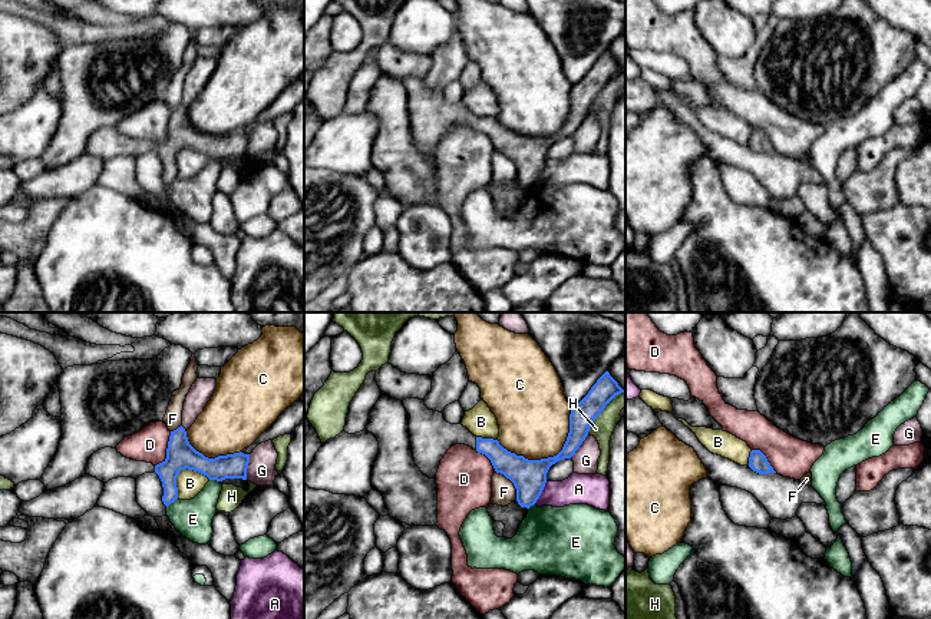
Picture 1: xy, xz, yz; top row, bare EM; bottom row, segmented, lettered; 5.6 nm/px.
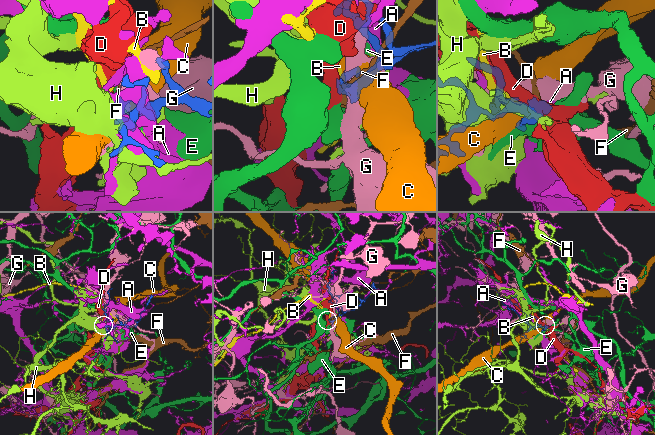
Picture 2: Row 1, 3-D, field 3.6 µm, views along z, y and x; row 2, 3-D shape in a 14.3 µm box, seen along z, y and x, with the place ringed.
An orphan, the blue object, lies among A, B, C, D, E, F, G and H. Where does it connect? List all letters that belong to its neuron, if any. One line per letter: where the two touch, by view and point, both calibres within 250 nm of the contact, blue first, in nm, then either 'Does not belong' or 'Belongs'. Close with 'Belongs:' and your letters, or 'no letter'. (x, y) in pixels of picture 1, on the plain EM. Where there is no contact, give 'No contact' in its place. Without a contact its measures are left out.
A: Touches blue at xz (541, 171). Thickness 190 nm (blue) against 180 nm. Does not belong
B: Touches blue at xy (181, 148). Thickness 160 nm (blue) against 150 nm. Does not belong
C: Touches blue at xz (550, 136). Thickness 190 nm (blue) against 400 nm. Does not belong
D: Touches blue at xy (167, 129). Thickness 160 nm (blue) against 200 nm. Does not belong
E: Touches blue at xy (171, 181). Thickness 130 nm (blue) against 220 nm. Does not belong
F: Touches blue at xz (512, 161). Thickness 190 nm (blue) against 140 nm. Does not belong
G: Touches blue at xy (247, 146). Thickness 140 nm (blue) against 160 nm. Does not belong
H: Touches blue at xz (603, 88). Thickness 140 nm (blue) against 120 nm. Does not belong
Belongs: no letter

